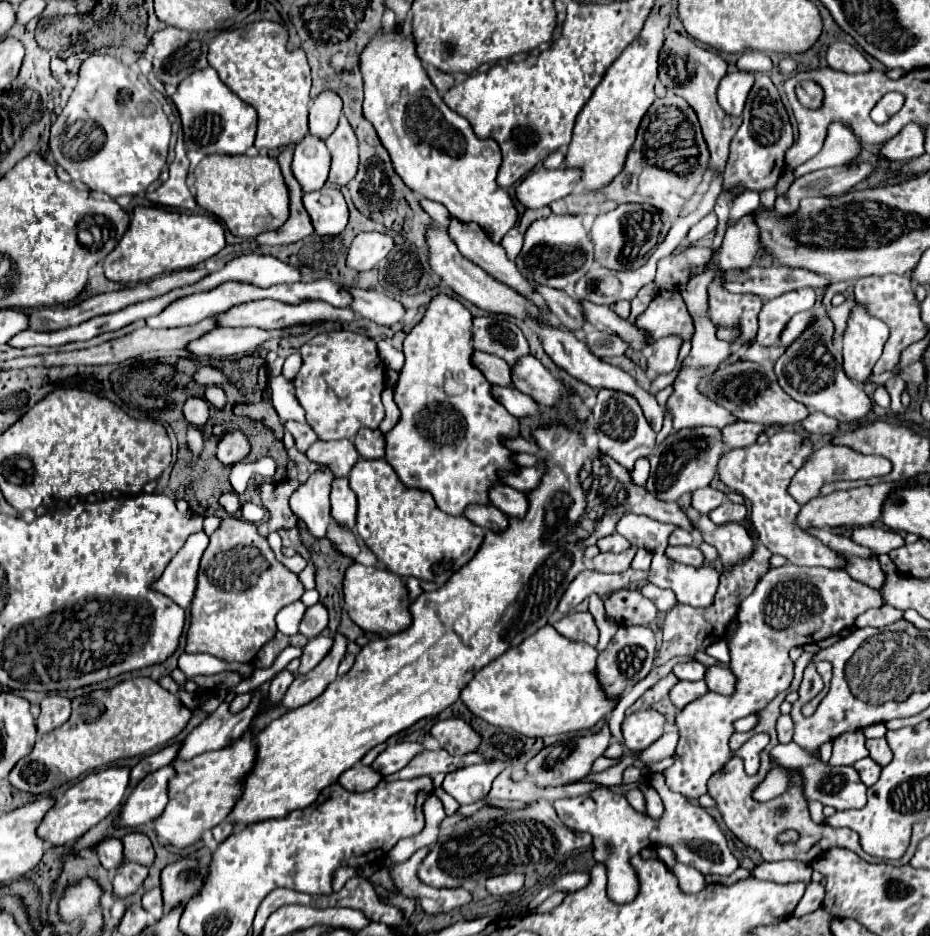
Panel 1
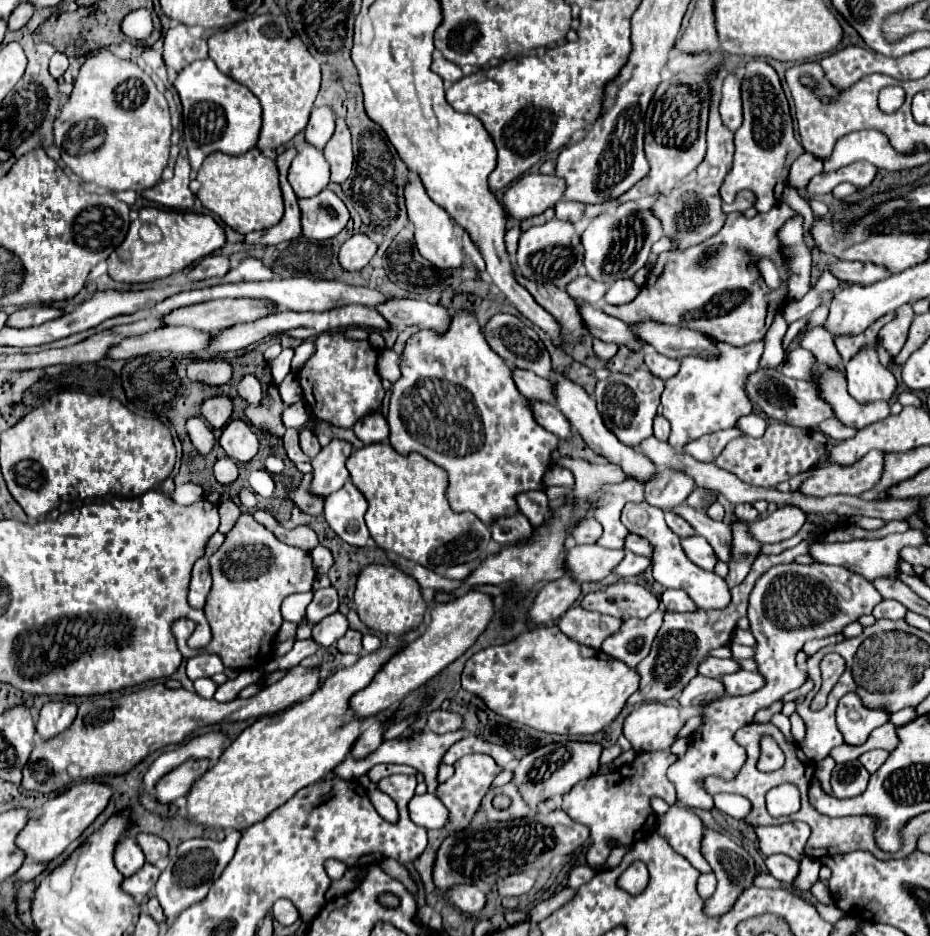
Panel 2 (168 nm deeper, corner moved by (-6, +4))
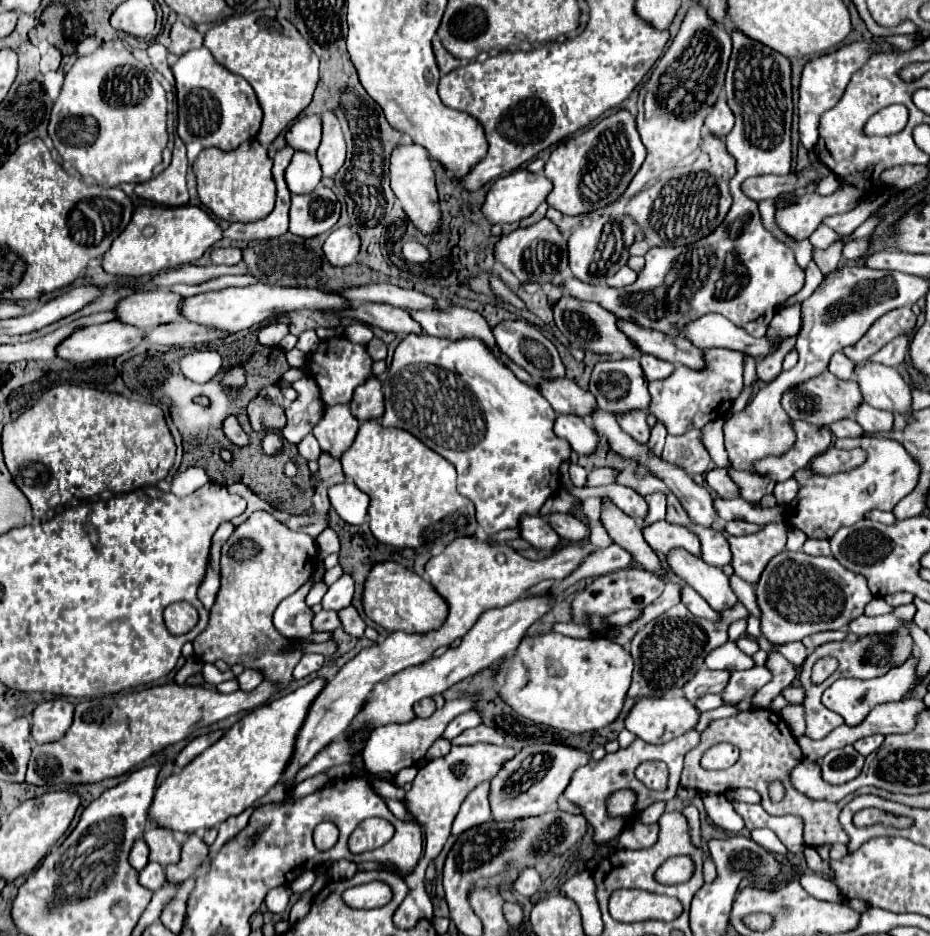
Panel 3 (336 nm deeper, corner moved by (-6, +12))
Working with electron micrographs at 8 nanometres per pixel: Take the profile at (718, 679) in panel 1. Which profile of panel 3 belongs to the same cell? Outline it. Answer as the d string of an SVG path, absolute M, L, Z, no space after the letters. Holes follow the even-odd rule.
M754 666L750 670L734 670L728 686L722 692L726 702L742 702L750 700L756 690L760 690L766 682L770 682L772 674L766 666Z

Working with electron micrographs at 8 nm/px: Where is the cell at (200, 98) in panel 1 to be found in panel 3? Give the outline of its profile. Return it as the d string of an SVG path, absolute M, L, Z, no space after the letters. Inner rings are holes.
M208 48L186 52L178 58L178 62L172 66L174 78L176 78L176 96L178 96L178 136L188 144L192 140L198 140L204 148L216 146L220 150L236 150L244 140L250 140L260 130L263 112L256 100L256 94L252 92L252 86L242 78L220 66L214 56L208 52Z

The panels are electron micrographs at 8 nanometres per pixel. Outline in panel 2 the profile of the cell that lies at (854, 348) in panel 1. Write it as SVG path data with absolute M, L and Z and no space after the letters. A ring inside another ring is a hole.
M864 348L864 352L856 354L846 364L848 392L860 404L870 404L884 400L888 402L896 394L896 378L894 374L876 360L876 352L872 348Z

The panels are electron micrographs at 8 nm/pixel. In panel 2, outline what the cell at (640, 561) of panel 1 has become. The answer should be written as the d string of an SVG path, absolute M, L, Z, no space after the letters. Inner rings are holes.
M626 552L624 560L612 572L618 574L618 576L622 576L622 578L632 578L632 576L638 576L640 572L644 572L648 566L650 566L648 558L638 556L634 552Z

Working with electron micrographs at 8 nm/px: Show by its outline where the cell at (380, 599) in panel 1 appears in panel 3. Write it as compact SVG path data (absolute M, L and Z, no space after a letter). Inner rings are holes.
M380 562L370 570L364 582L362 604L366 616L382 626L388 632L428 632L442 626L446 618L446 602L438 596L438 592L420 578L414 570L408 570L396 562Z

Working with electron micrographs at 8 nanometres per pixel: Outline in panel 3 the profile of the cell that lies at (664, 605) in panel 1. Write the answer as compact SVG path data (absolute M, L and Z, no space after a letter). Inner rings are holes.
M682 584L682 594L680 594L680 598L682 598L682 604L684 604L694 616L700 616L700 618L706 618L706 620L718 620L718 618L720 618L720 614L718 614L716 610L712 610L712 608L708 606L708 602L704 602L704 600L694 592L694 588L690 588L688 584Z

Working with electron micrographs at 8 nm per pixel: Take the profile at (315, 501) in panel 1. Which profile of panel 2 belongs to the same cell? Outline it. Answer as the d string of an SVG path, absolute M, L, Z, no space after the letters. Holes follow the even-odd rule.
M332 438L328 446L320 450L320 454L312 460L314 466L314 480L312 480L312 492L328 496L344 482L348 480L348 470L346 470L346 460L352 454L352 444L348 440L338 440Z

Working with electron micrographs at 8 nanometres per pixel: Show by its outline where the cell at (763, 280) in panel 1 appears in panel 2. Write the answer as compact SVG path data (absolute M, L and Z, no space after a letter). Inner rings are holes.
M848 260L834 262L832 264L832 274L838 280L856 282L856 284L874 284L874 282L890 276L888 268L884 268L884 266L870 264L870 262L848 262Z

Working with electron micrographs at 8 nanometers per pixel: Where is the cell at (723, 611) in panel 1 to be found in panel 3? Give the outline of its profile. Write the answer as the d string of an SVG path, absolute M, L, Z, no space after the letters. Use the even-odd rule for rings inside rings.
M736 602L736 606L724 610L720 614L720 620L716 622L696 618L688 612L684 604L676 604L656 620L648 622L630 642L630 652L634 658L634 676L628 696L664 696L666 692L684 686L704 666L704 658L708 656L708 652L728 640L728 626L746 616L748 610L742 602Z

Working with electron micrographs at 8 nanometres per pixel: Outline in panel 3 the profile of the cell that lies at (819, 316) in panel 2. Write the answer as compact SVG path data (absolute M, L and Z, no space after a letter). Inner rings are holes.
M796 336L786 338L786 340L782 342L782 346L780 346L772 356L764 358L764 360L756 366L756 374L758 374L758 378L760 378L762 382L770 382L770 380L774 380L774 378L782 372L782 360L784 360L784 356L794 348L794 344L796 344Z

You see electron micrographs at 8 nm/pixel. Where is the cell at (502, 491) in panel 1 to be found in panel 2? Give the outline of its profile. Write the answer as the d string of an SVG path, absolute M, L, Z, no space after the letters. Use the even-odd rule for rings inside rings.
M544 490L524 492L516 498L518 498L518 504L520 504L520 512L530 520L530 524L534 528L540 528L548 520L552 520L552 510L548 506L548 498L546 498Z

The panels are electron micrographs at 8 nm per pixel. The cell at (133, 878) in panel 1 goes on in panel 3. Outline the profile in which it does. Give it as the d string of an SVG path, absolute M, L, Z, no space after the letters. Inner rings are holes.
M148 862L146 868L140 870L138 880L140 880L140 884L142 884L144 888L148 888L148 890L154 892L154 890L158 890L158 888L162 888L162 886L166 884L164 868L162 868L160 864L156 864L156 862Z

